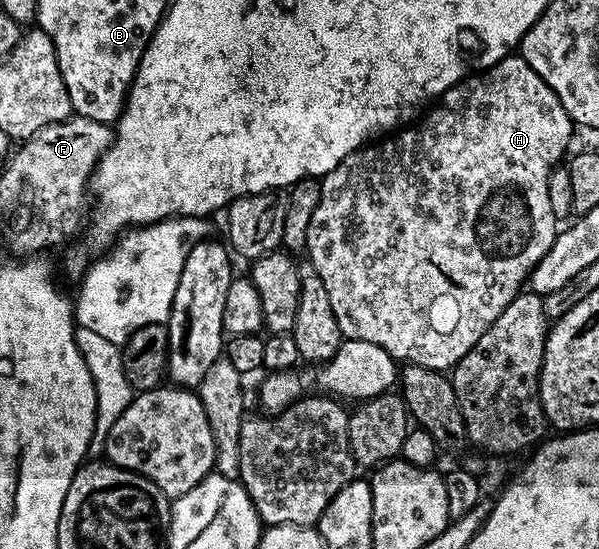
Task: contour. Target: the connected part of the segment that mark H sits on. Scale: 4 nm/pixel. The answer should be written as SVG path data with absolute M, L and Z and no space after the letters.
M519 54L503 56L494 66L461 80L439 97L436 106L417 128L408 126L371 146L357 148L320 180L320 201L318 210L314 210L314 218L310 218L306 256L322 277L334 318L338 318L338 330L344 340L374 342L383 355L385 352L399 362L447 373L472 349L474 342L486 334L498 314L510 306L512 299L525 287L531 272L554 243L558 221L550 210L548 176L565 159L564 151L572 140L574 121L566 114L554 90L542 82L540 75Z

